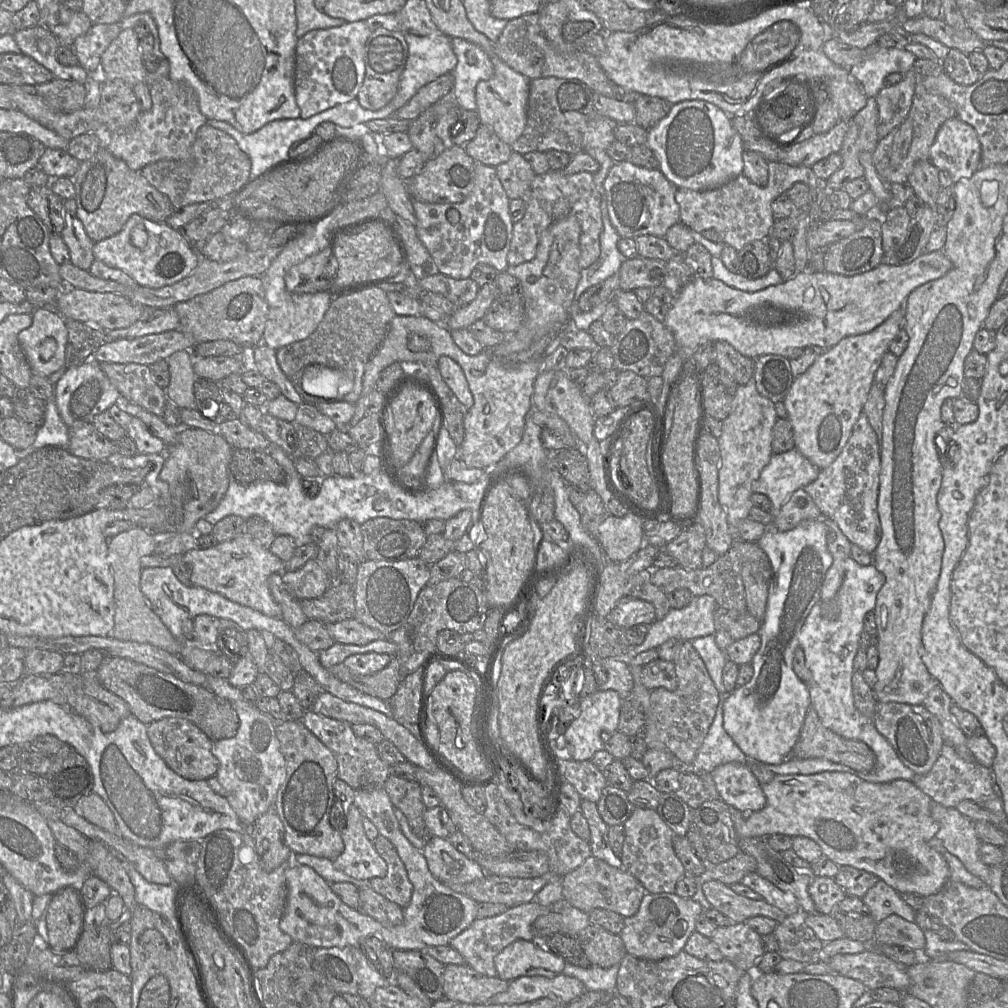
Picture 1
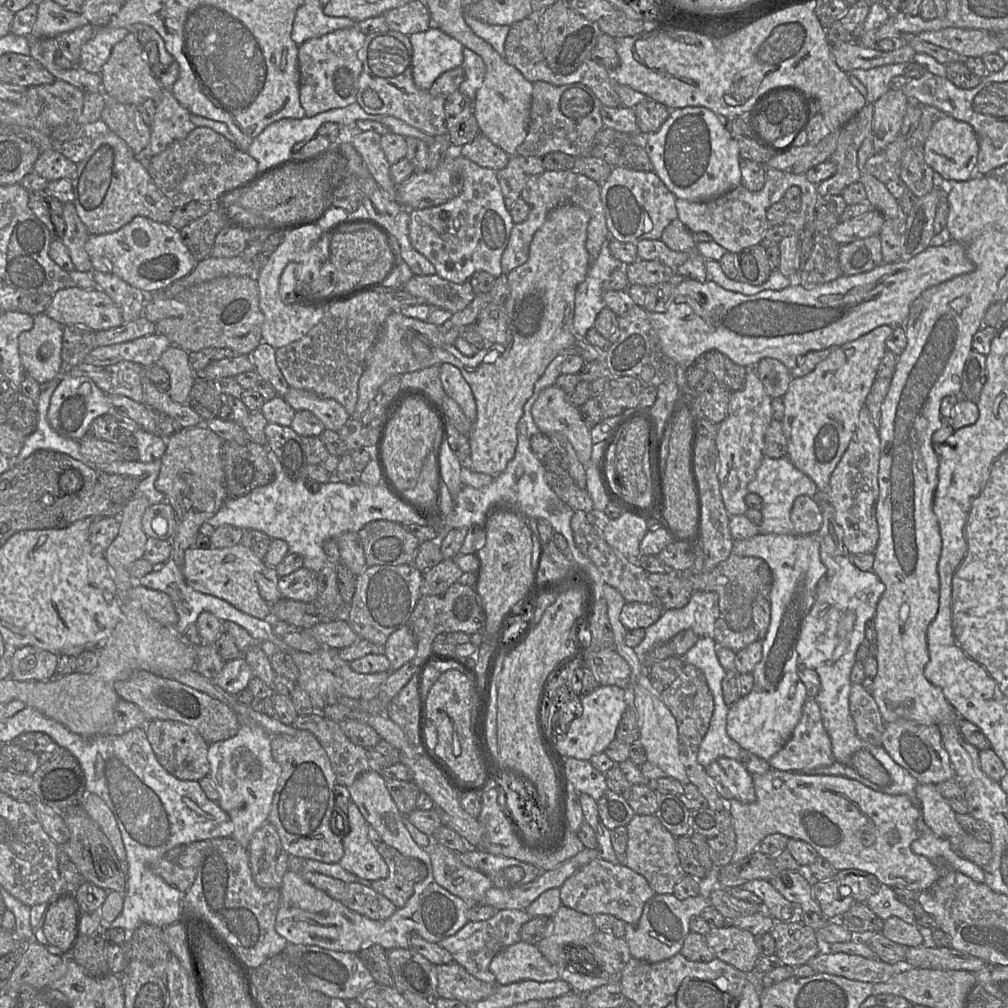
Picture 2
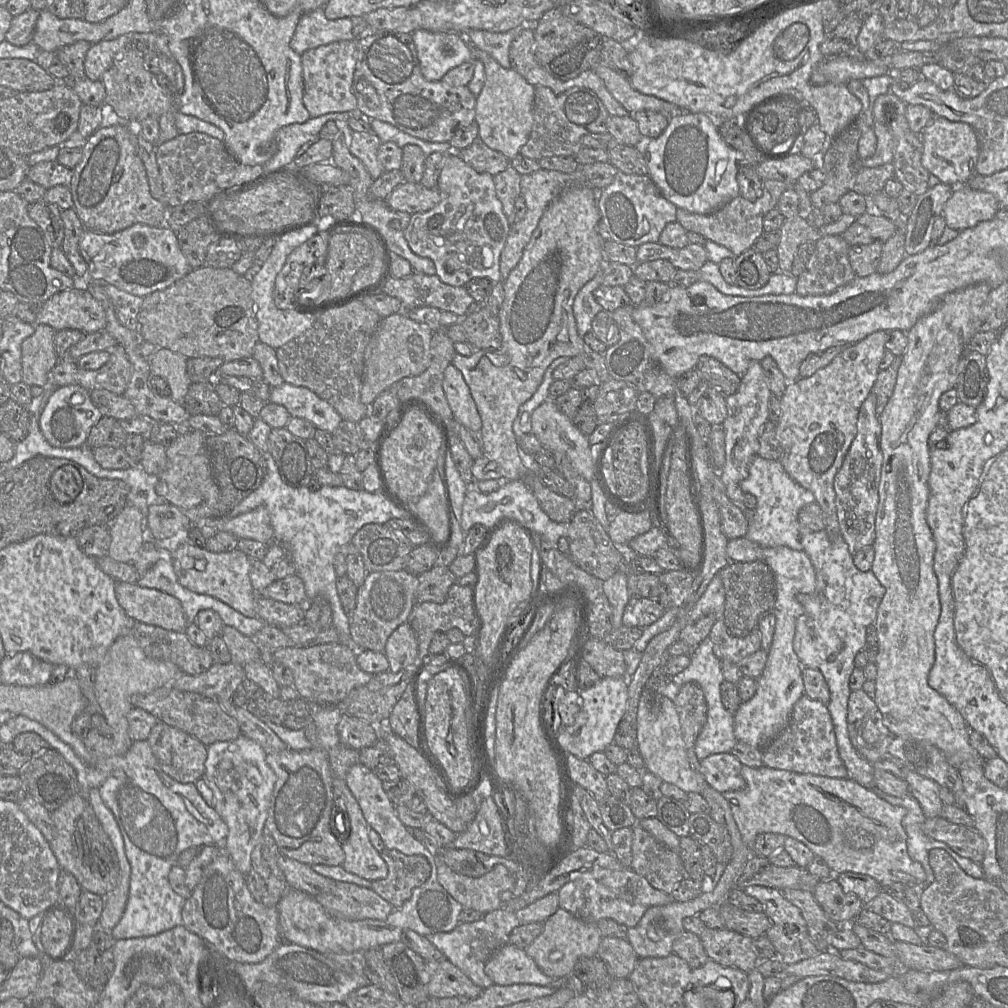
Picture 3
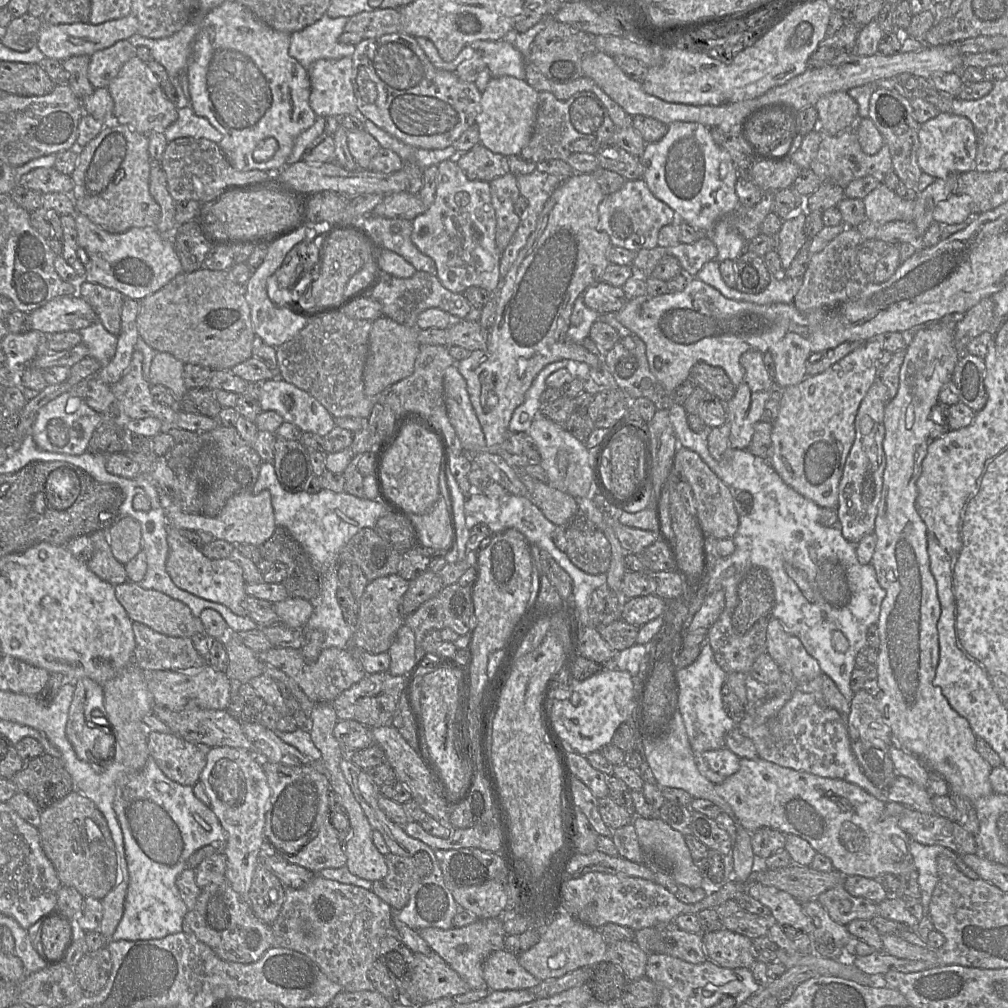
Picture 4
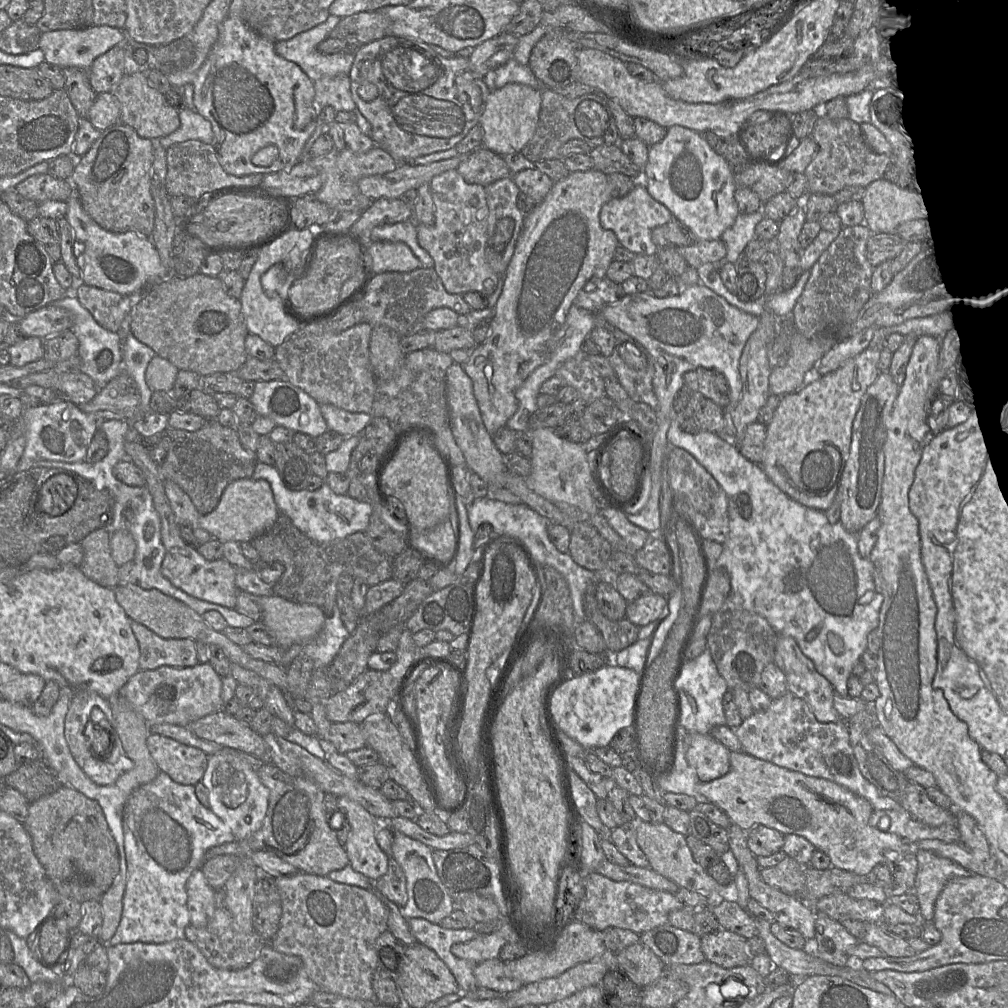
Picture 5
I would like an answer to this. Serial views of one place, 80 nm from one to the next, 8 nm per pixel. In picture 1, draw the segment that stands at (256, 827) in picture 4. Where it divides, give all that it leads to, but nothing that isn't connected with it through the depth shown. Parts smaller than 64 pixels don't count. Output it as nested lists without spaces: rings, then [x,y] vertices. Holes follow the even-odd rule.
[[[245,699],[231,703],[239,717],[239,727],[233,737],[213,742],[212,753],[219,762],[215,776],[225,789],[225,797],[240,822],[246,830],[249,830],[261,815],[273,808],[278,789],[286,776],[286,761],[276,735],[276,720]]]

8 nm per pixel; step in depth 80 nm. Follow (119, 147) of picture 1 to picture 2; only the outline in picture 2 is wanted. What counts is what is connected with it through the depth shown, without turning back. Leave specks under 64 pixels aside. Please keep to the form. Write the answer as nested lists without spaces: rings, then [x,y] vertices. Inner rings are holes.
[[[163,89],[155,102],[155,115],[150,125],[150,142],[143,161],[160,154],[172,143],[182,140],[195,129],[191,113],[180,105],[170,89]]]

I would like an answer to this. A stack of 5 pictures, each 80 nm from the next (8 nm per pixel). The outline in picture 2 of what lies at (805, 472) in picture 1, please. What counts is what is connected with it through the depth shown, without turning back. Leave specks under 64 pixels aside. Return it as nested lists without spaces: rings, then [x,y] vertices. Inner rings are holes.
[[[787,456],[781,458],[765,457],[757,469],[756,477],[751,481],[747,489],[762,499],[762,522],[759,525],[760,534],[795,534],[791,521],[791,510],[798,496],[806,495],[814,499],[817,493],[816,484],[803,472],[798,470]]]

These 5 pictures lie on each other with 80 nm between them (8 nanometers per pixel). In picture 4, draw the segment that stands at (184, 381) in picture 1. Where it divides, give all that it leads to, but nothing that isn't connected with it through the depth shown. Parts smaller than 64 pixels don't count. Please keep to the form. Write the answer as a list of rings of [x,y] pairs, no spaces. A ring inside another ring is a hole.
[[[158,351],[151,361],[148,381],[167,387],[179,402],[188,390],[183,380],[184,365],[172,354]]]

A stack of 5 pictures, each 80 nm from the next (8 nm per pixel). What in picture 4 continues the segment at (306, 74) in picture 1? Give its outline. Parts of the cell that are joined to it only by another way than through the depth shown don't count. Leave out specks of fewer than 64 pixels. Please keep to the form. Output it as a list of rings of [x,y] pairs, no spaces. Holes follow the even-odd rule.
[[[352,57],[320,59],[308,68],[311,83],[309,104],[317,117],[353,115],[356,117],[357,103],[352,89]]]

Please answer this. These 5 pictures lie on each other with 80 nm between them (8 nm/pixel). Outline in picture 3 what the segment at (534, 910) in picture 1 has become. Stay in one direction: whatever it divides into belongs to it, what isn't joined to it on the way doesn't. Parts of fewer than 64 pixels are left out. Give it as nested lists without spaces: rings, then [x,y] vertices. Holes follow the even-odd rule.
[[[499,908],[485,914],[478,921],[459,923],[450,932],[438,932],[426,937],[444,954],[447,960],[458,967],[474,984],[484,990],[493,984],[484,971],[486,962],[495,951],[509,943],[510,933],[519,925],[521,924],[515,912]]]

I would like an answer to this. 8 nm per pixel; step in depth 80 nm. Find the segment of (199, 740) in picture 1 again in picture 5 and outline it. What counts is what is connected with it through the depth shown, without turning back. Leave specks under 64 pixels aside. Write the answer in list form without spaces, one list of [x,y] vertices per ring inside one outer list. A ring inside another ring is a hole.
[[[149,733],[147,747],[160,771],[175,782],[194,786],[201,782],[208,766],[208,755],[202,750],[157,733]]]

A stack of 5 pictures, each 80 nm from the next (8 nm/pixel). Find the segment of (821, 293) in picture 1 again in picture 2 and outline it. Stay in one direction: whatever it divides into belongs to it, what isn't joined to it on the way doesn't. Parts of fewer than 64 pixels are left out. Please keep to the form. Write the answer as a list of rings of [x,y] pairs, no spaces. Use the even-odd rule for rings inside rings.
[[[950,241],[942,246],[928,246],[908,261],[882,264],[857,275],[842,275],[812,289],[793,283],[782,290],[744,295],[726,290],[713,281],[685,280],[673,288],[665,312],[647,312],[647,317],[662,351],[678,366],[689,366],[703,353],[717,350],[746,368],[755,367],[763,358],[775,358],[791,370],[797,366],[797,357],[809,351],[841,346],[882,325],[904,326],[912,303],[922,292],[974,269],[975,264],[967,257],[965,246]]]

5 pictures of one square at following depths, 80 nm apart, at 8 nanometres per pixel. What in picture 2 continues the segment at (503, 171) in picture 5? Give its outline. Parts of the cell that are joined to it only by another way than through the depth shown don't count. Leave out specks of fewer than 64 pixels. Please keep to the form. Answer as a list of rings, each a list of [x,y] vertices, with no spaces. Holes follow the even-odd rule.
[[[481,132],[472,142],[458,149],[457,154],[481,167],[490,168],[494,171],[505,168],[510,160],[510,156],[503,149]]]

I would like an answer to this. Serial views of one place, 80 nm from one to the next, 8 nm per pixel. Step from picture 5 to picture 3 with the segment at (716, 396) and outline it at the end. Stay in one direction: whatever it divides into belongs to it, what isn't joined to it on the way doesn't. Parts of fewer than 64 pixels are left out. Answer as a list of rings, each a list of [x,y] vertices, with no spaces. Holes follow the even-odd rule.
[[[700,356],[695,369],[701,380],[707,381],[726,397],[738,391],[742,378],[719,360],[711,356]]]

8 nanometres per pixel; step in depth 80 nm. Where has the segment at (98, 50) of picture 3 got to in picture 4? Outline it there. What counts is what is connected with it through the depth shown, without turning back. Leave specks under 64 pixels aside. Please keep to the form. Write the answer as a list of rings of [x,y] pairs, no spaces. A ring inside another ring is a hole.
[[[121,40],[114,45],[96,51],[90,56],[88,79],[96,88],[107,88],[122,66],[135,55],[136,48],[129,40]]]

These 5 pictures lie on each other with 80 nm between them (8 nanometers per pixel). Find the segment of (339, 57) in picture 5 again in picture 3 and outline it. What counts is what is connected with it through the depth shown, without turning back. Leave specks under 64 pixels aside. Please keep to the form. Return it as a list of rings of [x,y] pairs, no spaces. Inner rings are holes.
[[[320,7],[301,15],[290,40],[290,47],[301,56],[305,51],[322,45],[351,40],[354,39],[353,26],[352,18],[327,19],[324,7]]]

